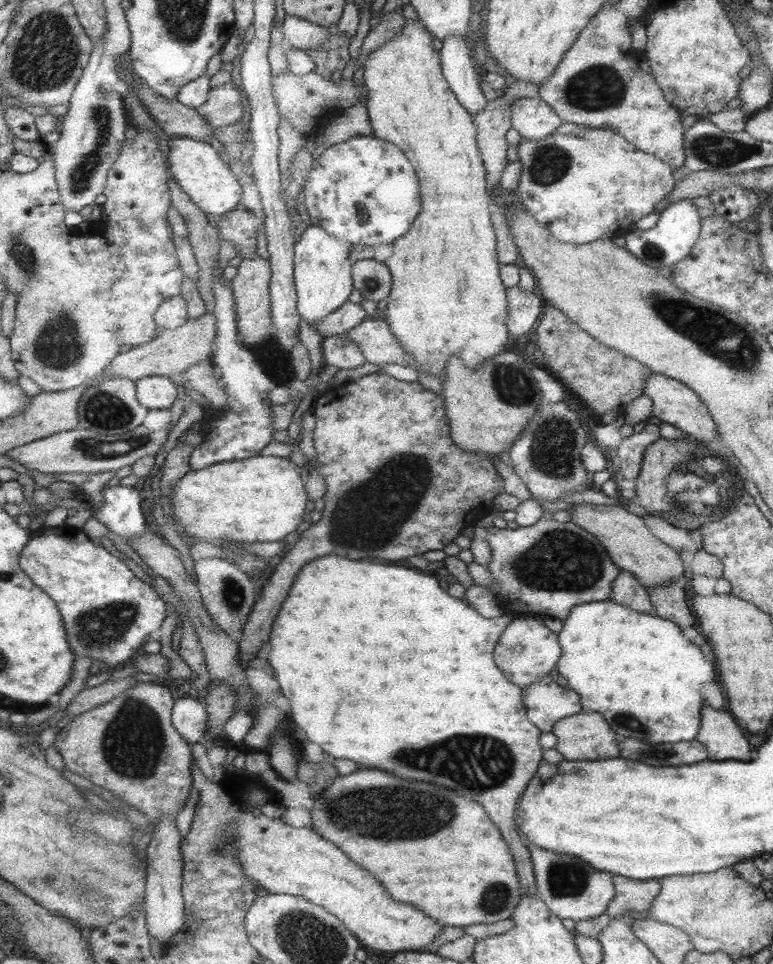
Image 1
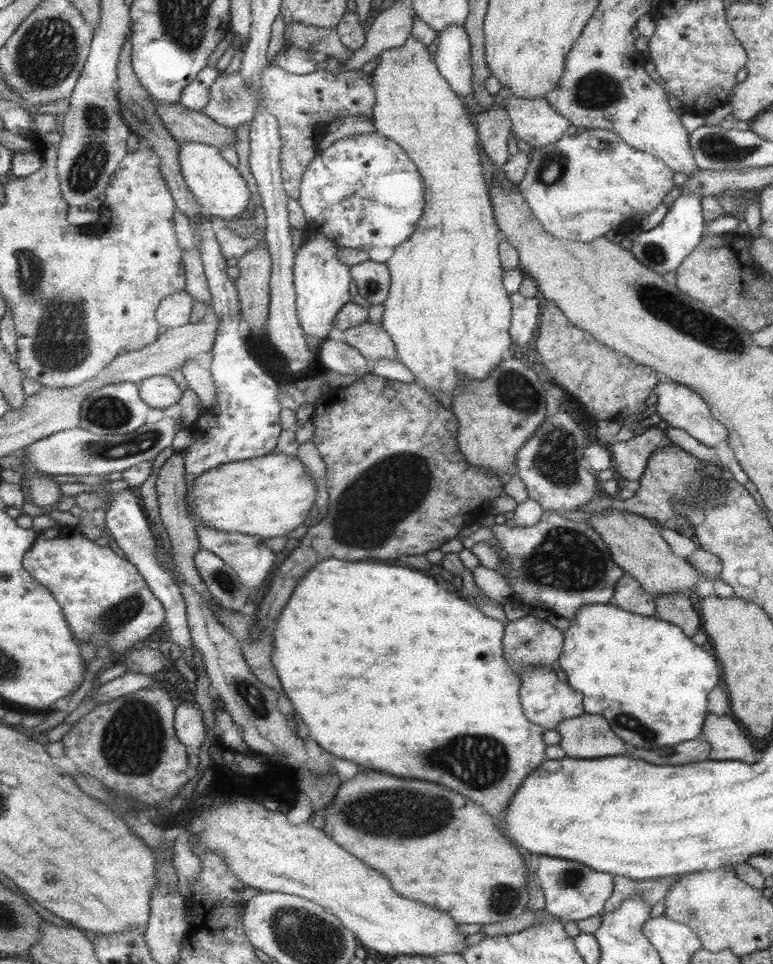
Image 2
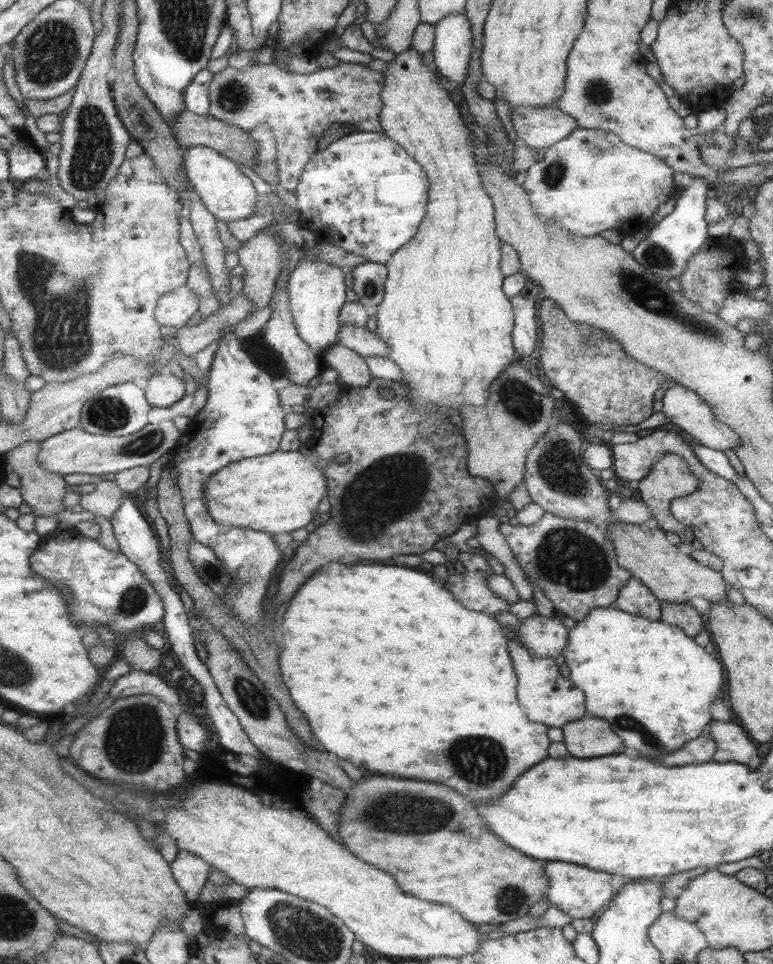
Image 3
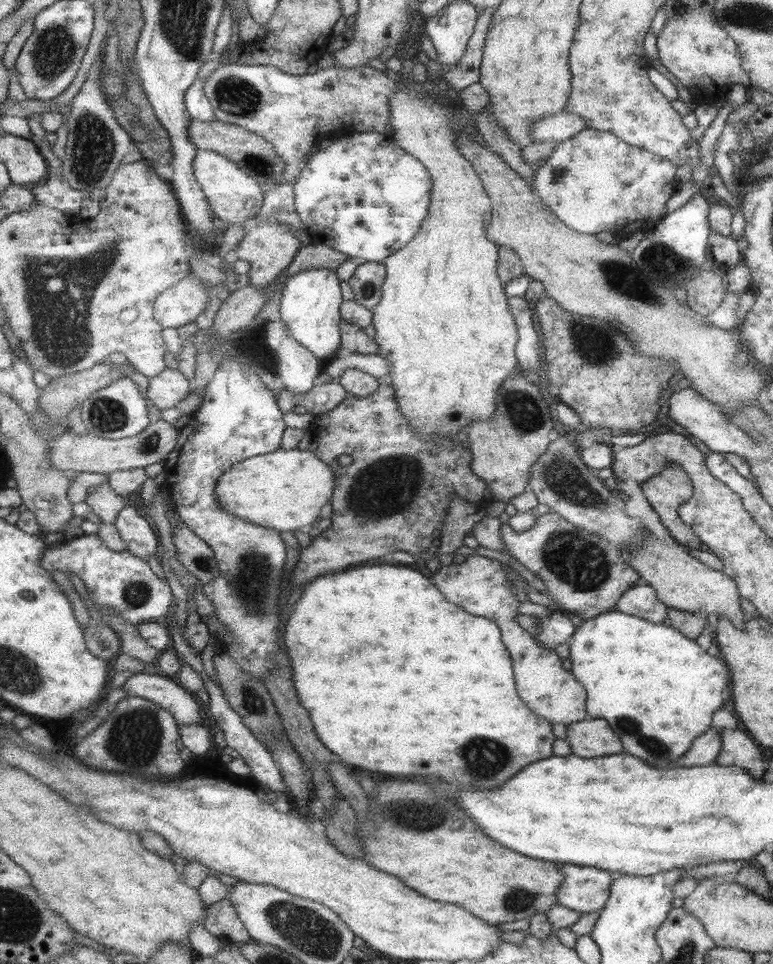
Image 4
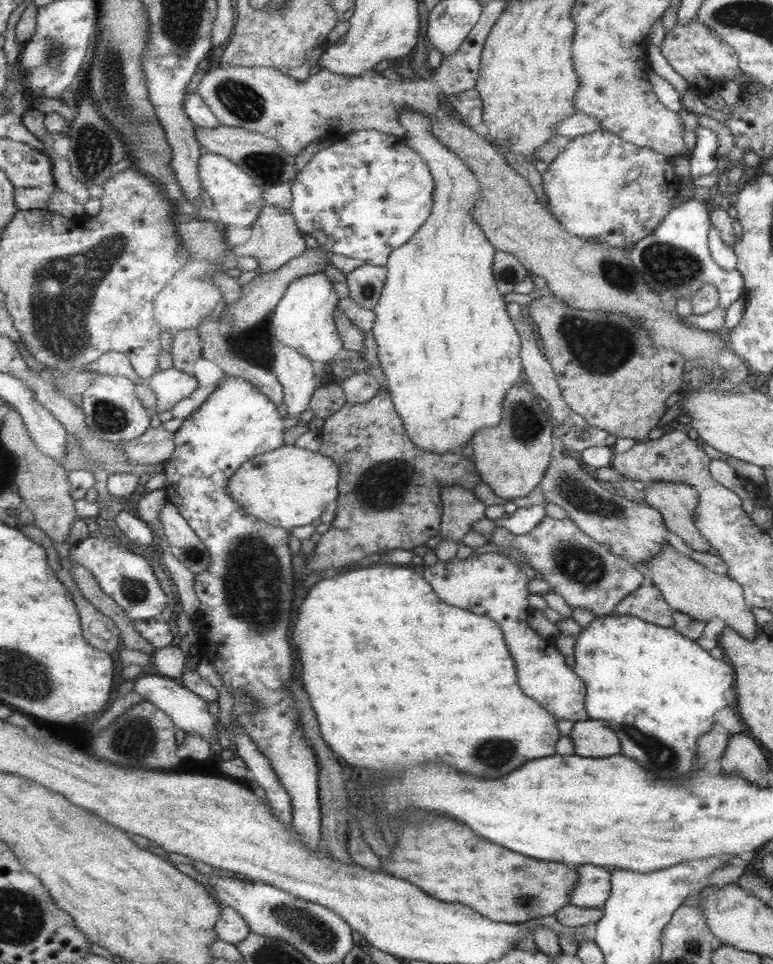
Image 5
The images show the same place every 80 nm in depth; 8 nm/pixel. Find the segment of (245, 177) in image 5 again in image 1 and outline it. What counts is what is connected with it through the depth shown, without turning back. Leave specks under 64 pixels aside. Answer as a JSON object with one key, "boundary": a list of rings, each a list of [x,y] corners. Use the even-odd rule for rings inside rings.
{"boundary":[[[172,137],[168,164],[174,179],[181,188],[191,197],[191,200],[203,212],[213,219],[225,215],[233,210],[242,200],[242,183],[230,165],[223,160],[222,155],[206,141],[193,140],[187,137]]]}

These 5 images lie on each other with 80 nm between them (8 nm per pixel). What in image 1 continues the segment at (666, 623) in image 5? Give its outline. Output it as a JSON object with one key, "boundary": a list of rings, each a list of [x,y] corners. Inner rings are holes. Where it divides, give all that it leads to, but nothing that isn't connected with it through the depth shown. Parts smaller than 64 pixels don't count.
{"boundary":[[[619,570],[612,582],[610,600],[637,612],[653,612],[650,595],[630,572]]]}

